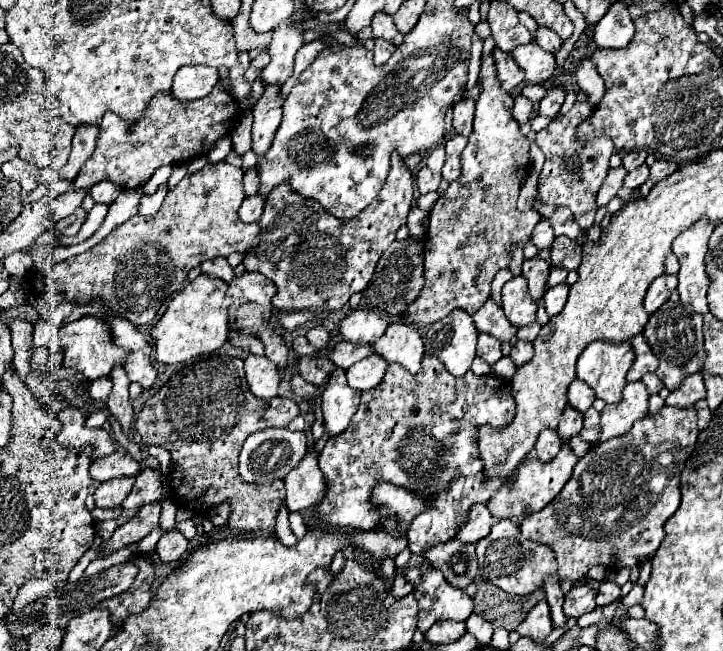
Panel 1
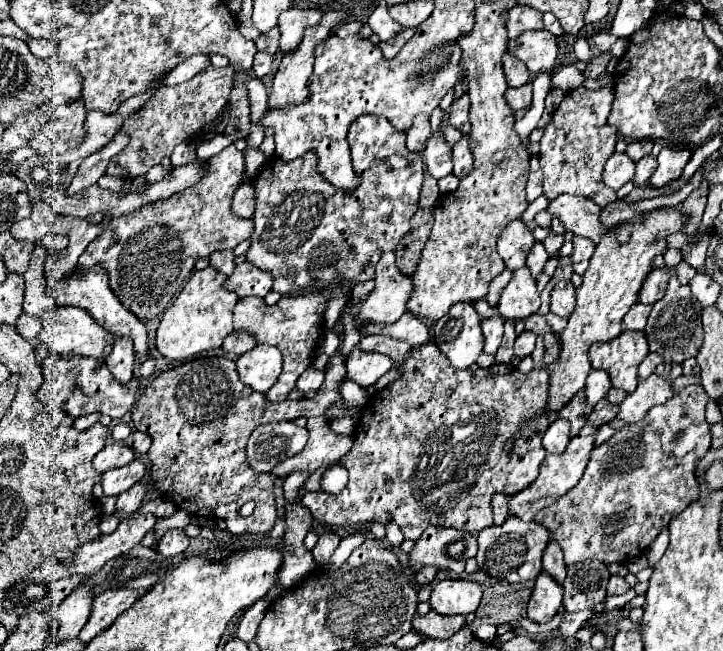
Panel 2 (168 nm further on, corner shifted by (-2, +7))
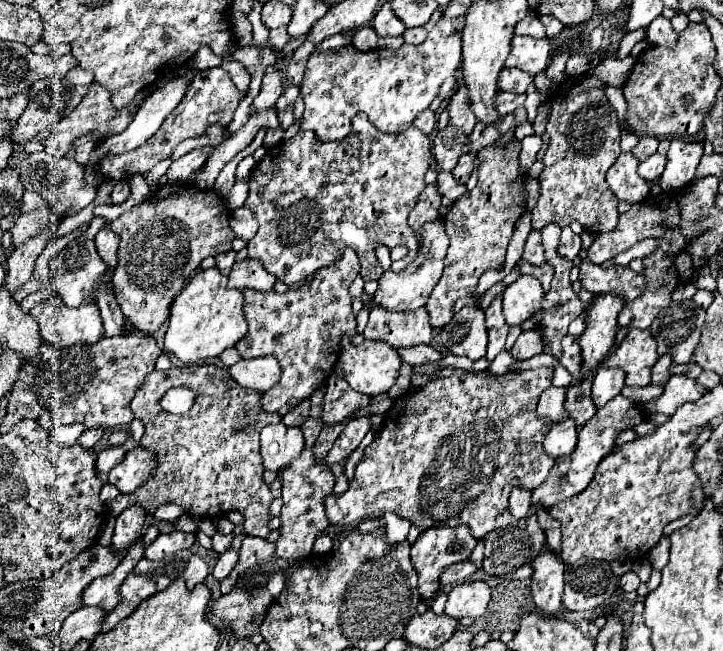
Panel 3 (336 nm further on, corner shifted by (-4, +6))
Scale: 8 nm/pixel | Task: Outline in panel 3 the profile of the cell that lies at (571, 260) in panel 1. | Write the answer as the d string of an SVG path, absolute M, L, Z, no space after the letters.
M584 259L580 265L580 281L582 287L592 293L612 293L626 301L636 299L640 289L644 289L644 277L634 273L630 267L612 265L604 269L588 259Z

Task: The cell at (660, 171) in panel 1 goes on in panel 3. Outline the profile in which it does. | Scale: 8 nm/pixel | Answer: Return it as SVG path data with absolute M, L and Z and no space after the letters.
M672 139L670 151L668 151L668 163L660 177L662 191L674 193L680 187L688 185L696 175L696 167L700 163L702 153L704 153L702 141L688 143L682 139Z

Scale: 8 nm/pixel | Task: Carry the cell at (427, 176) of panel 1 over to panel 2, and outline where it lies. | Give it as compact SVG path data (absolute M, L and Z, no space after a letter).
M434 132L424 148L424 162L426 170L432 178L440 180L452 172L452 158L450 158L450 146L442 140L442 132Z

